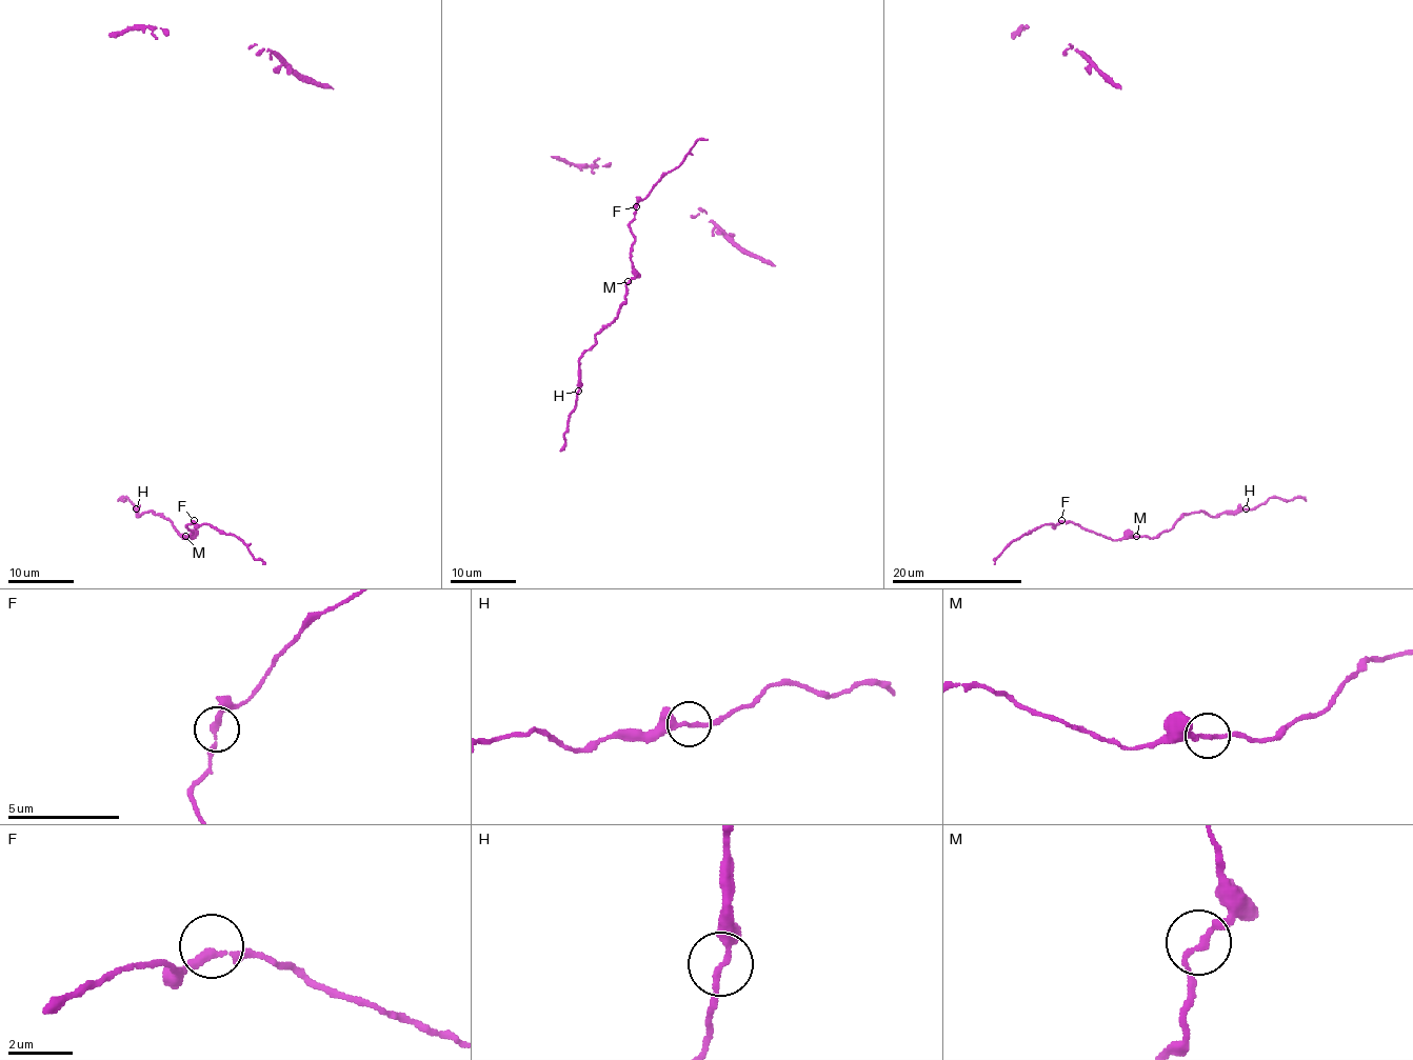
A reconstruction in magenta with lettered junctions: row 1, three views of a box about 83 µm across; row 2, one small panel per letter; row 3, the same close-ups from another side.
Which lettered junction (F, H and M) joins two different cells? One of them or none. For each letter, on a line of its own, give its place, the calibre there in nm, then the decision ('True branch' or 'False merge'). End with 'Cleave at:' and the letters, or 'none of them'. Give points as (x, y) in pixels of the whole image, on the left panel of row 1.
F: Place: (194, 520). Thickness 240 nm. True branch
H: Place: (136, 508). Thickness 220 nm. True branch
M: Place: (185, 536). Thickness 200 nm. True branch
Cleave at: none of them

